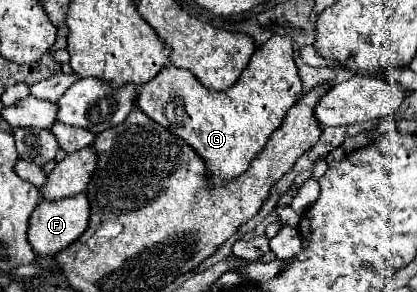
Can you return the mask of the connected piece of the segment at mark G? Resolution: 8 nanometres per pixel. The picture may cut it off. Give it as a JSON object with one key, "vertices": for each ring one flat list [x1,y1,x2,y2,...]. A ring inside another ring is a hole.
{"vertices":[[272,37,252,55,250,65,242,71,240,79,230,89,210,91,190,71,166,65,150,83,138,87,138,105,150,119,164,125,166,129,182,137,186,143,190,143,194,151,206,161,206,167,212,173,212,183,220,185,222,179,238,177,250,167,250,163,268,143,270,135,282,125,284,115,300,99,300,95,302,95,302,81,298,75,298,67,294,63,292,39]]}

